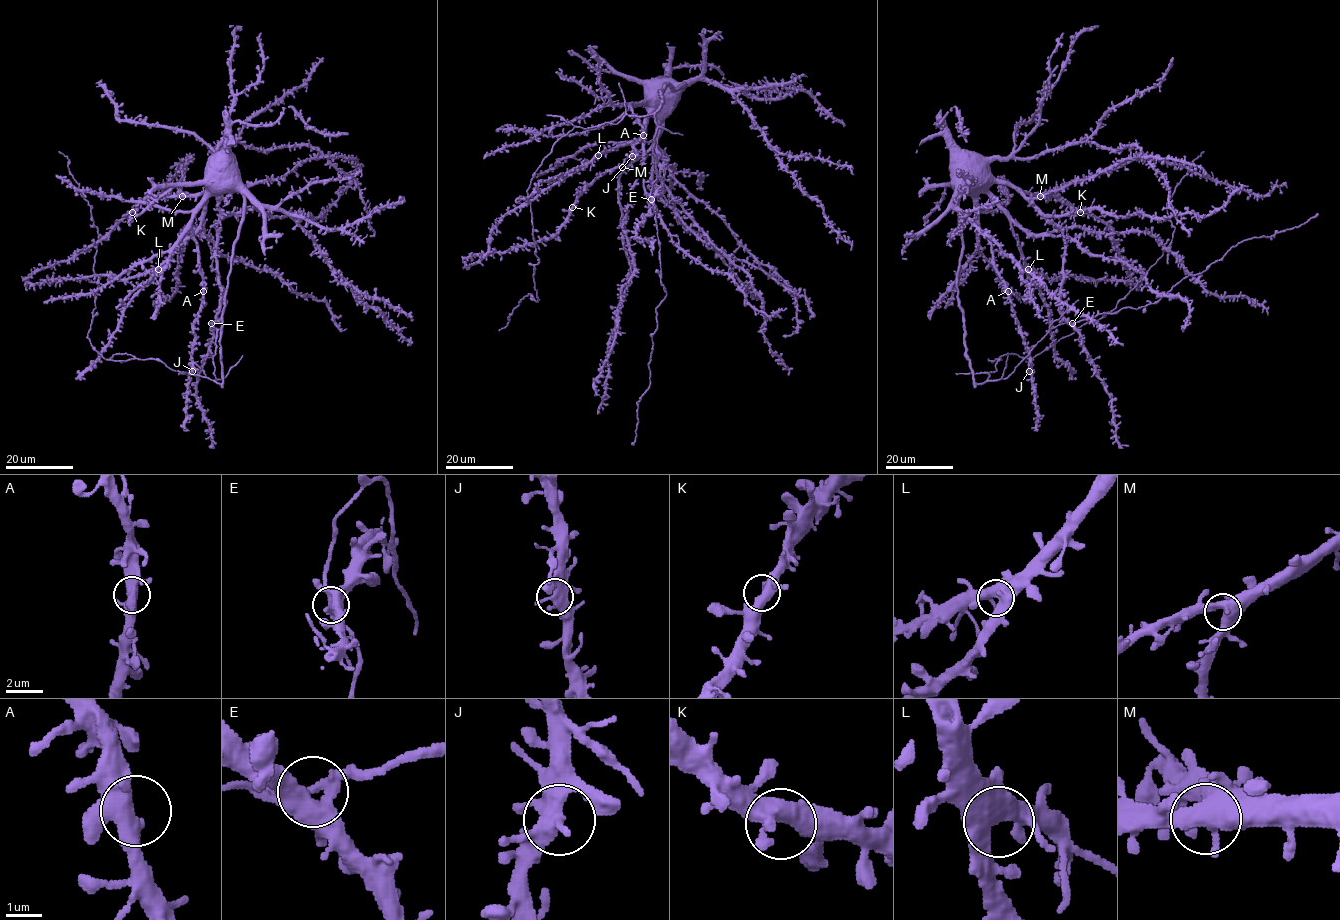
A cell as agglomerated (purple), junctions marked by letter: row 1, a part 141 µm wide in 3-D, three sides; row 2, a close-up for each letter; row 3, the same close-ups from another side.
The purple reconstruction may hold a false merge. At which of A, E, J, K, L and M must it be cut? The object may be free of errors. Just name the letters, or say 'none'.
none

